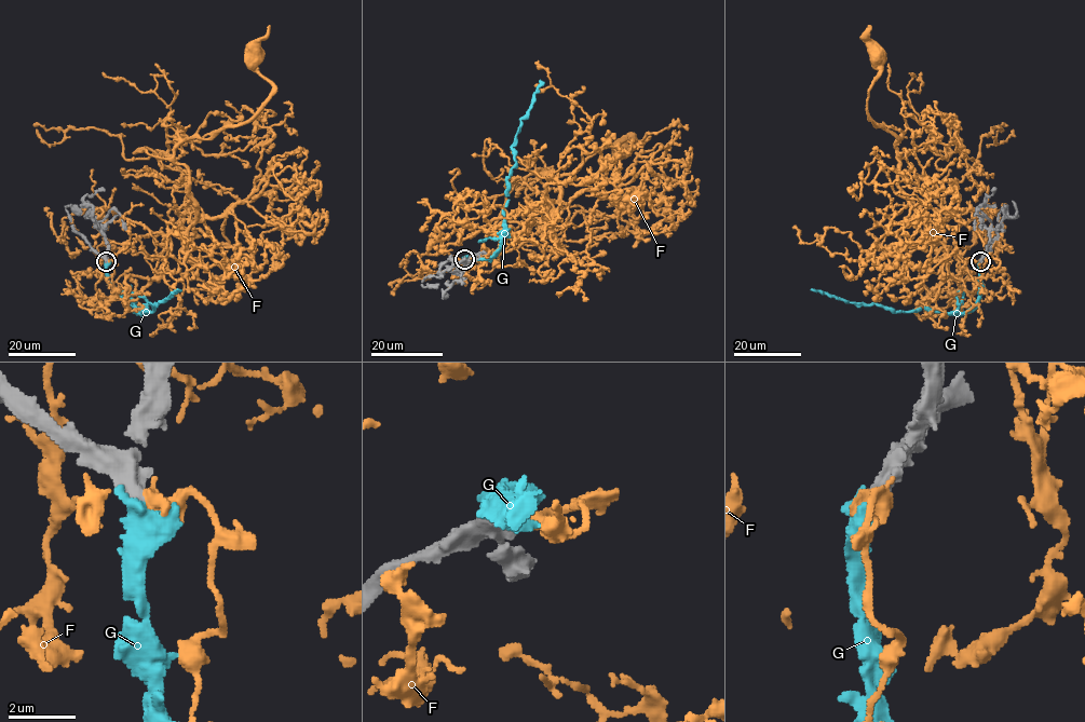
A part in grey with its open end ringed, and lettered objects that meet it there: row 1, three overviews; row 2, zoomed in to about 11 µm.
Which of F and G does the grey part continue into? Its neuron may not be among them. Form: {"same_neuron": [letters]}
{"same_neuron": ["G"]}

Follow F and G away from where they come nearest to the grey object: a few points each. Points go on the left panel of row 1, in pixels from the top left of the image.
F: (106, 260), (116, 289), (161, 275), (170, 234), (195, 215), (174, 150), (255, 113), (273, 87), (257, 55)
G: (106, 261), (107, 281), (143, 313), (145, 309), (151, 312), (154, 309), (151, 303), (156, 304), (177, 289)

